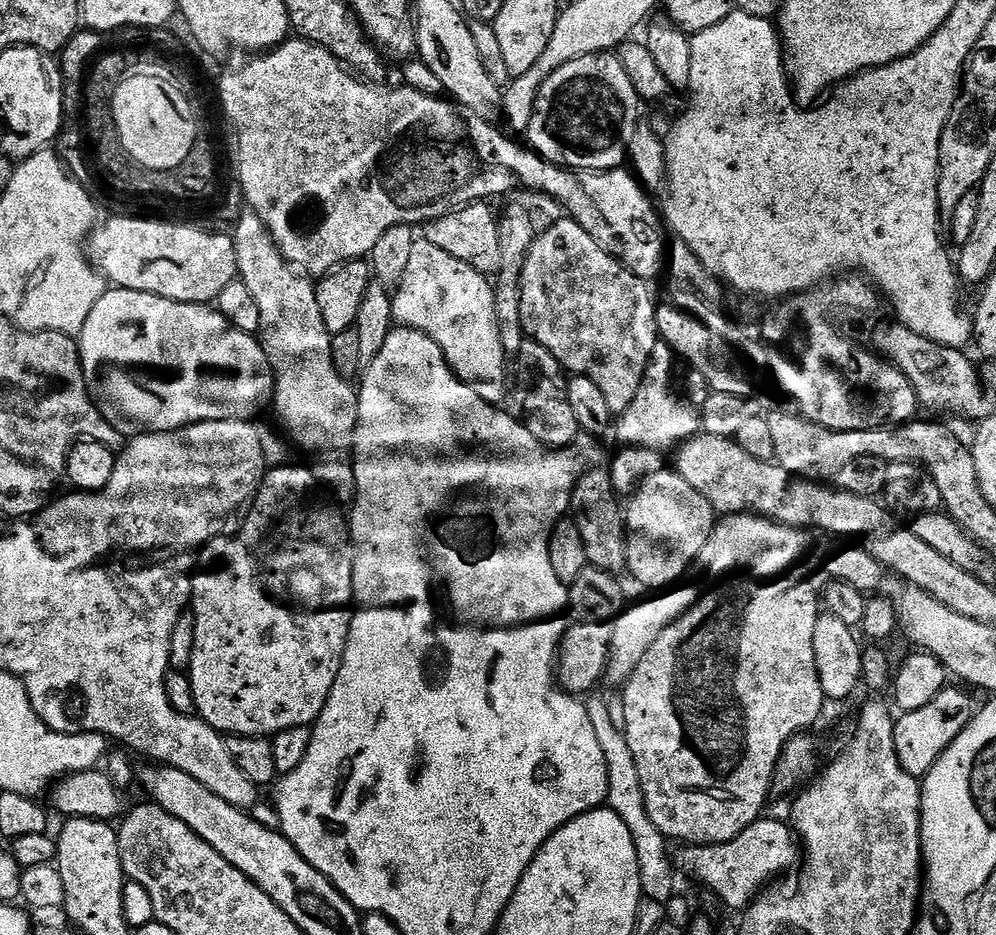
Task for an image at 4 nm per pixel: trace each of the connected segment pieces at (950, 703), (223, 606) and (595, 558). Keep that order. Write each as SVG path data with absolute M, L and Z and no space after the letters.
M949 686L940 692L934 702L930 702L930 706L924 706L922 710L904 712L902 718L896 720L896 753L902 766L911 776L917 778L927 776L928 771L940 761L945 750L972 722L974 707L972 708L971 694L973 693L963 687L960 688Z
M276 466L270 474L265 475L259 492L256 493L247 509L248 521L244 529L233 540L213 539L202 552L202 560L209 568L197 571L192 577L192 599L190 614L194 618L194 654L190 675L194 686L194 702L200 719L204 720L221 734L228 736L263 736L271 738L282 730L306 728L315 725L330 698L330 690L338 678L338 670L344 664L344 651L348 641L348 632L352 629L354 597L352 579L354 578L354 549L349 521L336 508L320 501L316 493L314 472L311 467L292 468L293 466Z
M587 471L576 484L573 499L574 519L582 534L582 546L586 546L589 565L604 572L623 573L628 566L628 525L625 509L616 501L618 493L612 485L611 475L607 471Z

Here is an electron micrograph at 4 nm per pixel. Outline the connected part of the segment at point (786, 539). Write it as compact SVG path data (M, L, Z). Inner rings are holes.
M725 515L712 529L702 554L698 554L694 572L708 580L720 580L731 572L753 572L756 578L780 578L804 556L808 540L803 531L776 524L765 516Z

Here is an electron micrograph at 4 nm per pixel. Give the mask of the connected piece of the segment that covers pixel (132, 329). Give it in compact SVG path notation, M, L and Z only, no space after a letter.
M113 287L105 291L104 296L90 310L90 318L86 318L86 326L80 331L78 337L81 366L84 368L84 378L94 389L95 395L105 400L116 412L121 412L126 419L138 427L144 428L149 433L175 432L177 428L186 428L190 424L201 424L211 420L248 420L260 404L273 399L274 373L268 363L268 356L264 353L264 346L251 332L243 332L234 327L229 320L215 307L207 304L187 304L182 301L174 301L170 298L155 296L154 293L135 292L132 289Z

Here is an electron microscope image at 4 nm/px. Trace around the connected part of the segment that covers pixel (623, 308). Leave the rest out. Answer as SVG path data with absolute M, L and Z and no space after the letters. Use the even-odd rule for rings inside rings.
M565 218L537 235L536 241L532 243L530 254L524 263L524 270L520 279L524 335L529 341L541 344L547 352L554 354L554 358L560 363L561 369L568 371L569 368L569 373L578 376L589 376L598 386L598 390L602 390L602 394L605 395L606 406L610 406L610 410L614 414L623 414L628 411L629 406L634 402L634 398L644 381L646 366L650 362L652 352L658 347L658 333L656 330L658 300L652 297L652 292L648 288L651 288L649 281L636 276L629 268L624 267L620 261L610 254L606 254L606 250L602 250L602 246L598 246L598 242L594 242L594 238L590 238L590 234L586 234L586 230L582 230L582 226L578 226L576 220Z

